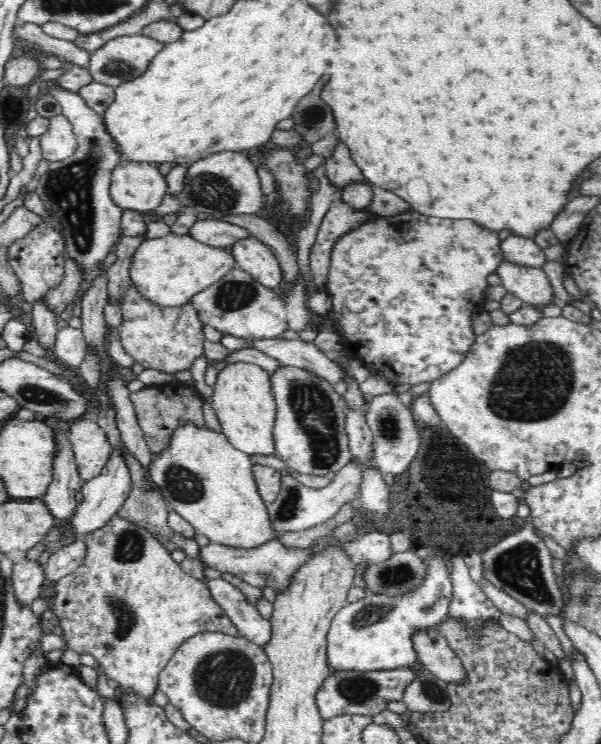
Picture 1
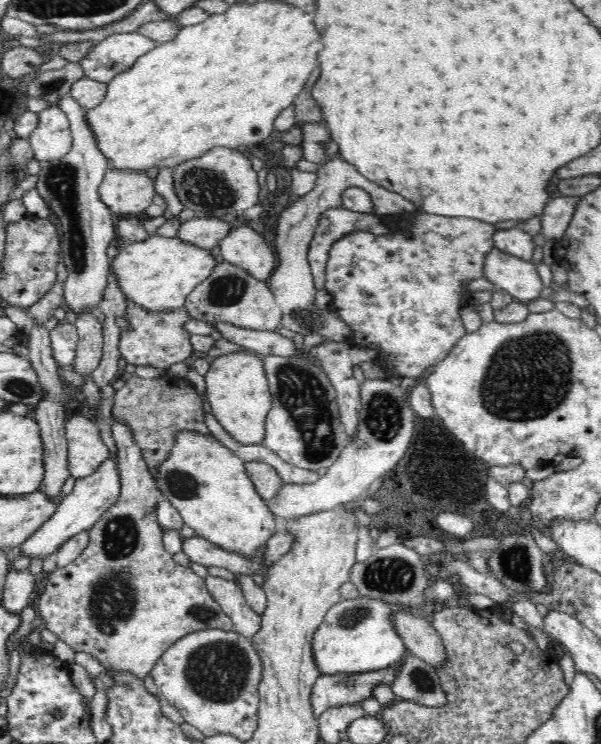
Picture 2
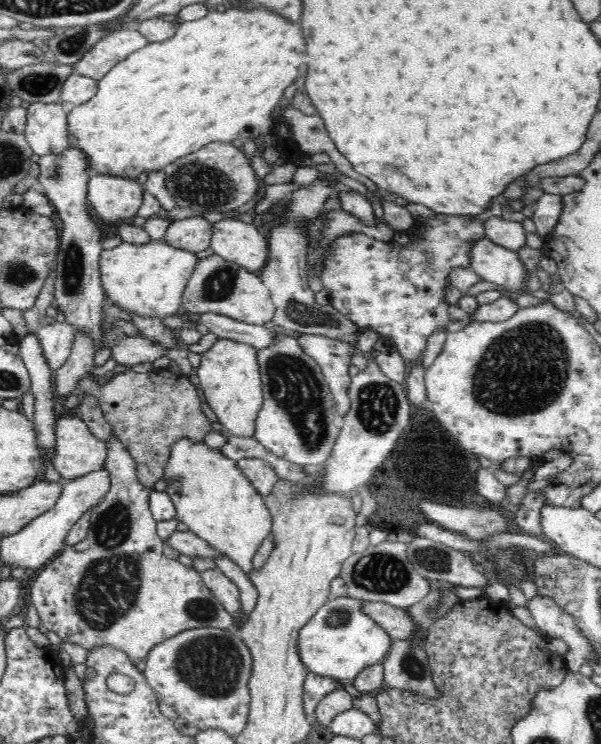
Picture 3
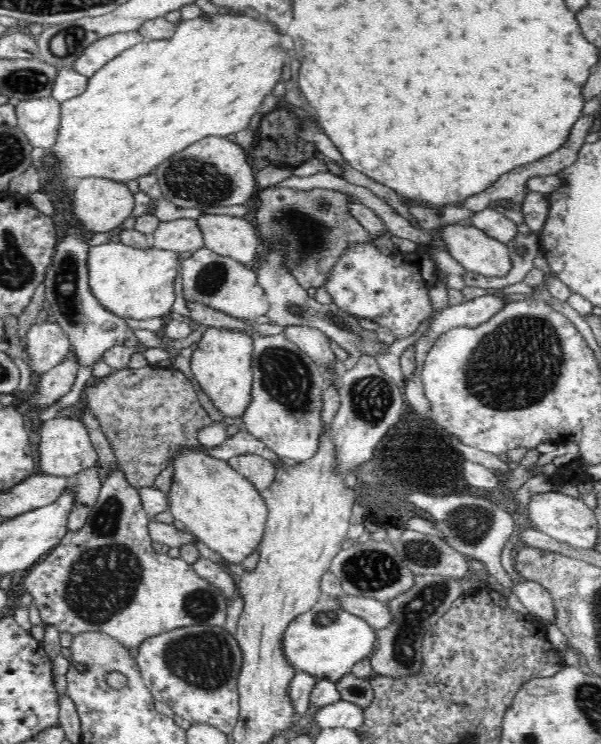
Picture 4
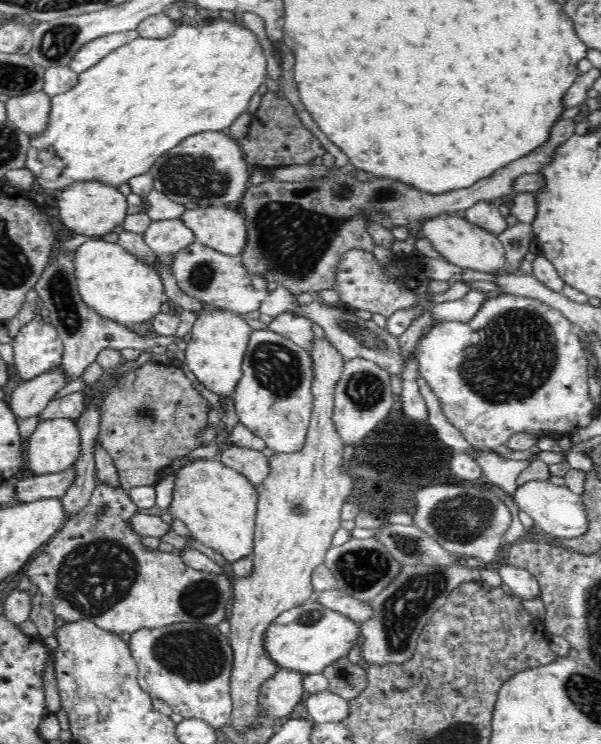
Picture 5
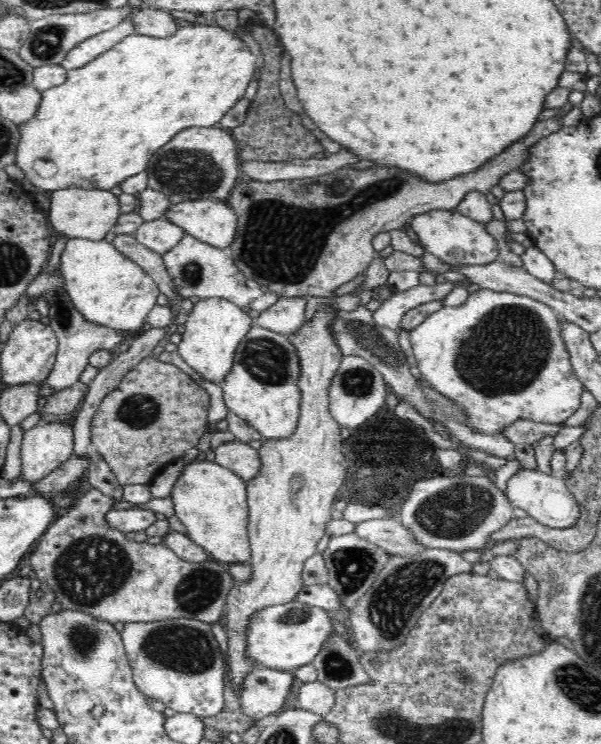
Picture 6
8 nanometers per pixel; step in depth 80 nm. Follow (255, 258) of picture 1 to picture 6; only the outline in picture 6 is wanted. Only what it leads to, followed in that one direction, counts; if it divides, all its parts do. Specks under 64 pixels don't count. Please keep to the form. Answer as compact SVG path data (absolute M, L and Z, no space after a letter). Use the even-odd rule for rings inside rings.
M180 199L161 214L184 233L223 249L233 237L237 216L224 200Z

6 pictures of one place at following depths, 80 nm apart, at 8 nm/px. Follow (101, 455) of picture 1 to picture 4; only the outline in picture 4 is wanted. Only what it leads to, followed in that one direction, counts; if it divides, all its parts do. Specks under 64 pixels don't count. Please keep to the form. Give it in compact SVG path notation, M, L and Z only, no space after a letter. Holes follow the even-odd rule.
M57 417L41 423L38 432L38 448L36 448L36 467L44 475L58 475L69 477L78 472L82 467L97 464L98 455L92 447L89 432L77 418Z

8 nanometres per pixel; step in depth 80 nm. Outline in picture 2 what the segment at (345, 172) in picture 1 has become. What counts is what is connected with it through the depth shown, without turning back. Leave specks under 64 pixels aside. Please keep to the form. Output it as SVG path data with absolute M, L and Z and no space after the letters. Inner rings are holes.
M339 155L322 164L316 174L317 179L314 181L314 186L308 192L298 196L292 204L279 206L280 214L278 214L273 238L275 265L266 281L272 291L276 306L281 310L281 327L288 328L288 330L298 334L309 335L314 332L314 334L328 338L328 340L349 342L352 328L348 326L348 323L344 322L342 317L332 308L322 309L314 306L314 296L317 290L313 285L307 254L320 216L329 208L341 206L342 191L348 187L358 187L365 190L371 196L374 214L379 216L414 211L416 208L412 202L400 194L383 189L364 178L360 173L356 173L352 164L348 164Z

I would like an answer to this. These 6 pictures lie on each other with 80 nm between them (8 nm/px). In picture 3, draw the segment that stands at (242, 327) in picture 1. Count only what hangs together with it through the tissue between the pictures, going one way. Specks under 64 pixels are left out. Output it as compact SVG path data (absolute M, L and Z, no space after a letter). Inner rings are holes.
M216 253L206 254L193 264L185 282L181 304L185 311L193 314L212 311L255 325L264 325L272 320L275 309L269 290L262 284L261 278L256 273Z

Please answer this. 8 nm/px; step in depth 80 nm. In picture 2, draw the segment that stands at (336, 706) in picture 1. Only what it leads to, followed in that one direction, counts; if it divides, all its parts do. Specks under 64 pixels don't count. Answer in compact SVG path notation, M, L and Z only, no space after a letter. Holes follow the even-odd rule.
M392 667L360 674L318 675L312 683L309 694L309 706L312 714L318 718L326 707L338 703L358 703L372 695L378 682L389 686L395 670Z

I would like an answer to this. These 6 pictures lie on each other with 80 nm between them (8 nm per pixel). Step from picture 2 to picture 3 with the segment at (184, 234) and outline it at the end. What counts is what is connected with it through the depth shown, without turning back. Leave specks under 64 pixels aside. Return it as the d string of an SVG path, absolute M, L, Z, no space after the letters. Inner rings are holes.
M202 216L172 221L159 238L165 245L197 253L209 247L210 222Z

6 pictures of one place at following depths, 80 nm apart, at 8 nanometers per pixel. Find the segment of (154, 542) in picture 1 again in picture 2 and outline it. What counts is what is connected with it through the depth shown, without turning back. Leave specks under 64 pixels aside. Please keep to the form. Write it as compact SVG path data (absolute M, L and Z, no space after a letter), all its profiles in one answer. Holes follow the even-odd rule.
M113 423L112 440L116 450L111 460L115 464L120 483L114 504L102 512L94 526L88 528L89 543L69 563L47 572L46 578L42 580L42 588L31 606L42 618L44 626L57 634L59 640L66 642L76 653L89 653L110 669L128 669L143 679L148 676L149 670L166 647L176 639L207 628L232 631L233 622L210 594L205 580L192 569L176 563L173 556L164 549L162 530L154 513L164 496L156 480L147 473L140 449L132 441L129 428Z

